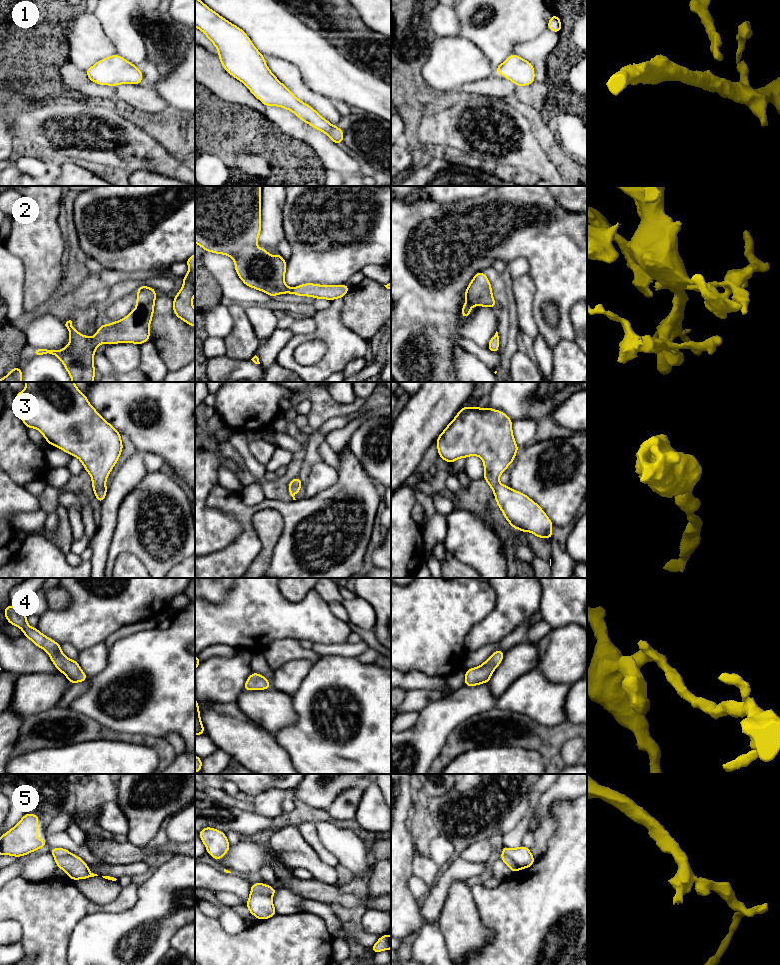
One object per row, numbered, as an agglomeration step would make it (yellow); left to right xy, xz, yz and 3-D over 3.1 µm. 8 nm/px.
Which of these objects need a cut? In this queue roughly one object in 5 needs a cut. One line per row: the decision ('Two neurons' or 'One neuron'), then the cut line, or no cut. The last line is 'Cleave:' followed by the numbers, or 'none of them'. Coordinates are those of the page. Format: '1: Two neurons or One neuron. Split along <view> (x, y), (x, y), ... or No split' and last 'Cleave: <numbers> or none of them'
1: One neuron. No split
2: One neuron. No split
3: One neuron. No split
4: One neuron. No split
5: Two neurons. Split along xz (251, 890), (271, 897)
Cleave: 5

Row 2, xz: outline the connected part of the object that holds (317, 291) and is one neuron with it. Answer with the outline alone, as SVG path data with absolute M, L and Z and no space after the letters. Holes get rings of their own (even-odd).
M195 186L195 243L206 252L223 254L234 260L235 271L242 282L256 290L260 290L270 297L288 293L297 296L310 296L315 299L335 300L343 298L351 289L346 284L341 285L319 285L305 283L295 288L285 284L284 277L287 263L278 252L270 256L264 248L257 247L258 237L261 232L261 186Z

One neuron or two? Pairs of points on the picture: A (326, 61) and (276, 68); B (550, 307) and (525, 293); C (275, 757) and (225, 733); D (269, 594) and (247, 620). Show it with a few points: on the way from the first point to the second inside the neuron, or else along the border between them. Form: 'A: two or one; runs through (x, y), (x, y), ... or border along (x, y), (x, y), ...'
A: two; border along (273, 56), (291, 62), (299, 70), (306, 86)
B: two; border along (528, 275), (535, 288), (533, 317), (536, 321)
C: one; runs through (263, 755), (237, 735)
D: one; runs through (263, 600), (254, 609), (253, 614)

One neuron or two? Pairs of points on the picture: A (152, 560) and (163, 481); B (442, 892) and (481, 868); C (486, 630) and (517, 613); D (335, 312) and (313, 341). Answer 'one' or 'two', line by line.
A: one
B: one
C: one
D: one

